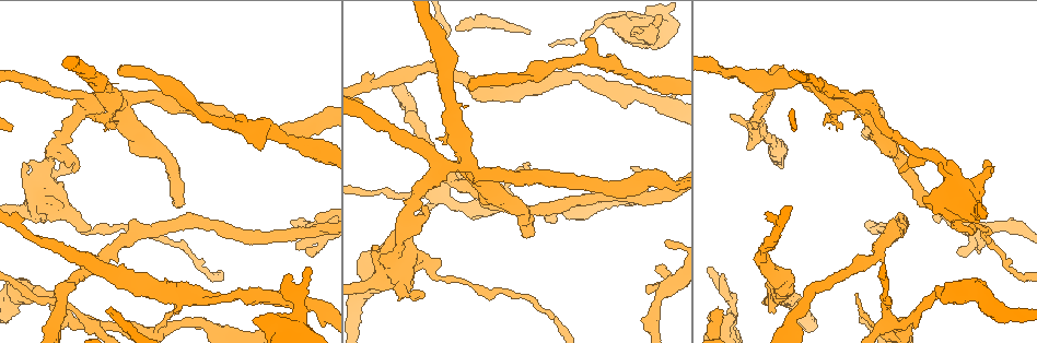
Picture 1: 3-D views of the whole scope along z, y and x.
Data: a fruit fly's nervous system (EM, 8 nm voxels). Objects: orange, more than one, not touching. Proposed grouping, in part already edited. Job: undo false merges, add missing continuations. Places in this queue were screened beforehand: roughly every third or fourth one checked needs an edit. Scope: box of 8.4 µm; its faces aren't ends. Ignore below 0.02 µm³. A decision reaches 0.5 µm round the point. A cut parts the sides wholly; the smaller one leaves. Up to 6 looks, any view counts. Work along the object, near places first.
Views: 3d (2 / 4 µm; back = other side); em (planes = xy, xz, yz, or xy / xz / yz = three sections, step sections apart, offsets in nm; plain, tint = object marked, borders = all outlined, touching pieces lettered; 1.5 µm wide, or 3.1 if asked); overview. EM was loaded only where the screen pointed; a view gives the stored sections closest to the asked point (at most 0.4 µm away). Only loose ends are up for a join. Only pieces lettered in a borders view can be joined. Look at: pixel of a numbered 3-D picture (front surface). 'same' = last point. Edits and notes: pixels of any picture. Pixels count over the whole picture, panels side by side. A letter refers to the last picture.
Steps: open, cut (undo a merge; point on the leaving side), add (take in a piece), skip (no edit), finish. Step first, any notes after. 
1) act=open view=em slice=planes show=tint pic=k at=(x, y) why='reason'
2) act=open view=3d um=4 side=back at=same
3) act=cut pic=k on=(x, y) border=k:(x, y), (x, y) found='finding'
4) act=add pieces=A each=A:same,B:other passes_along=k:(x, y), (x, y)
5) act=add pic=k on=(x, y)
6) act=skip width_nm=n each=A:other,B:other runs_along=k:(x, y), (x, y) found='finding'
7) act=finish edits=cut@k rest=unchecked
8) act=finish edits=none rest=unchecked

act=open view=em slice=planes show=borders pic=1 at=(182, 204) why='branch stops here'

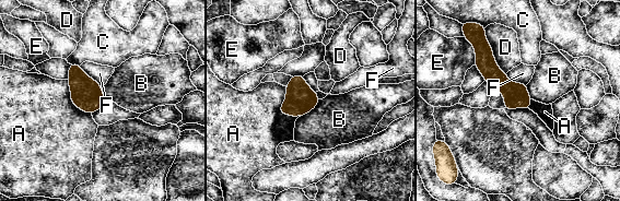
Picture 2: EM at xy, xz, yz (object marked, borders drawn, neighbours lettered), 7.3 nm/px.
act=skip each=A:other,B:other,C:other,D:other,E:other,F:other found='none of them fits'

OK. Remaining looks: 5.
act=open view=3d um=2 pic=1 at=(267, 129) why='abrupt turn'

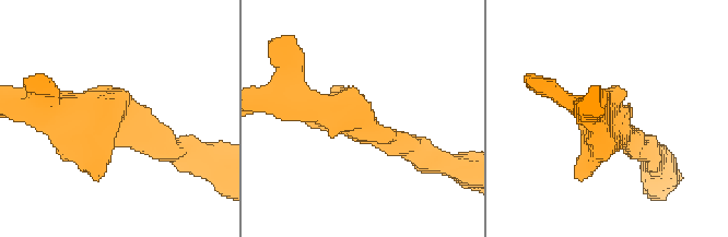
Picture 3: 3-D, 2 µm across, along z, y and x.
act=open view=em slice=xz step=4 show=borders pic=3 at=(117, 109)

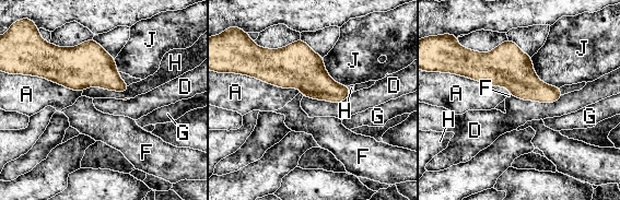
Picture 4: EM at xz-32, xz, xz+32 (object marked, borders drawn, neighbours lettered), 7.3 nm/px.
act=skip each=A:other,D:other,F:other,G:other,H:other,J:other border=4:(530, 57), (536, 74), (559, 87) found='continuous, no second cell'

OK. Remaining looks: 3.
act=open view=em slice=planes show=borders pic=1 at=(658, 266) why='an open end'

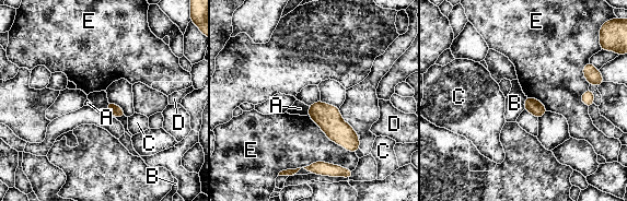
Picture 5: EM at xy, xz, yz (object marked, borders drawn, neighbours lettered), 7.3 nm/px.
act=skip each=A:other,B:other,C:other,D:other,E:other border=5:(106, 101), (113, 116), (126, 117) found='no lettered piece goes on from it'

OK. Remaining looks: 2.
act=finish edits=none rest=unchecked

